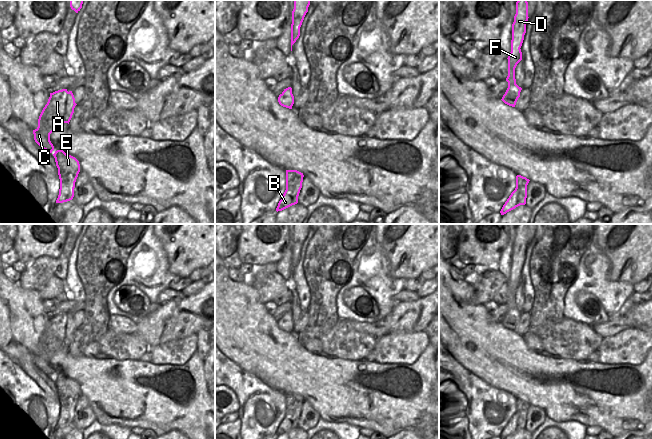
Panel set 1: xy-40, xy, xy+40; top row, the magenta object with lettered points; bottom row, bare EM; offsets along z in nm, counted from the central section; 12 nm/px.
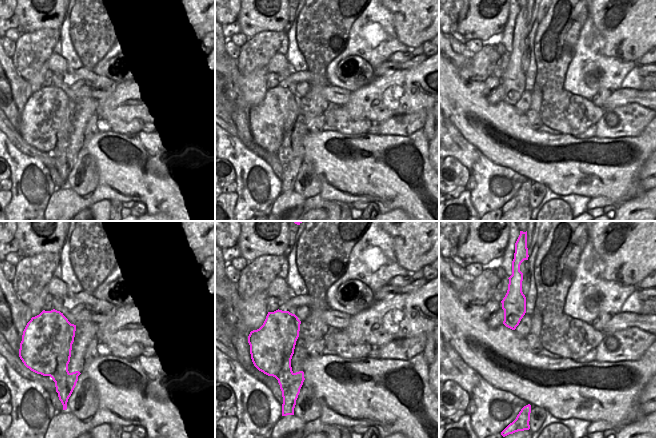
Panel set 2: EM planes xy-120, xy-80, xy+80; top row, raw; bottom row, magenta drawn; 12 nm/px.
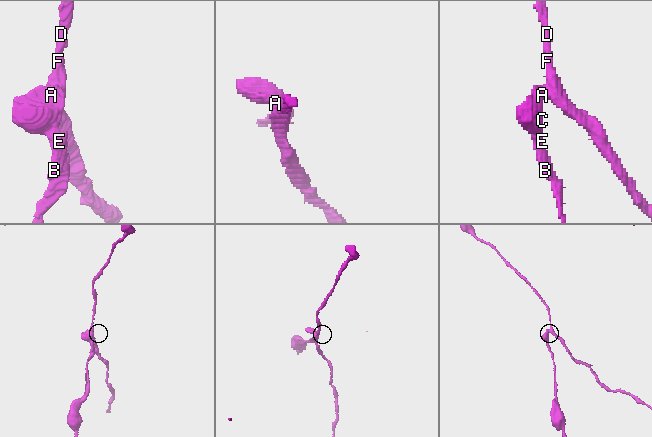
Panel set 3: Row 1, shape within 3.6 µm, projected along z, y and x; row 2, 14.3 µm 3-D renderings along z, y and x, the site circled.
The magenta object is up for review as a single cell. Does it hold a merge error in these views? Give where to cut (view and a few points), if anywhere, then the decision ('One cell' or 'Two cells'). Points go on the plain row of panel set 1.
Split along xy (283, 315), (288, 319), (285, 323), (288, 331). Two cells

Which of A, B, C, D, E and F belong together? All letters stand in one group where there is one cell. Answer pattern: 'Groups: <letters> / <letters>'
Groups: A B C E / D F

